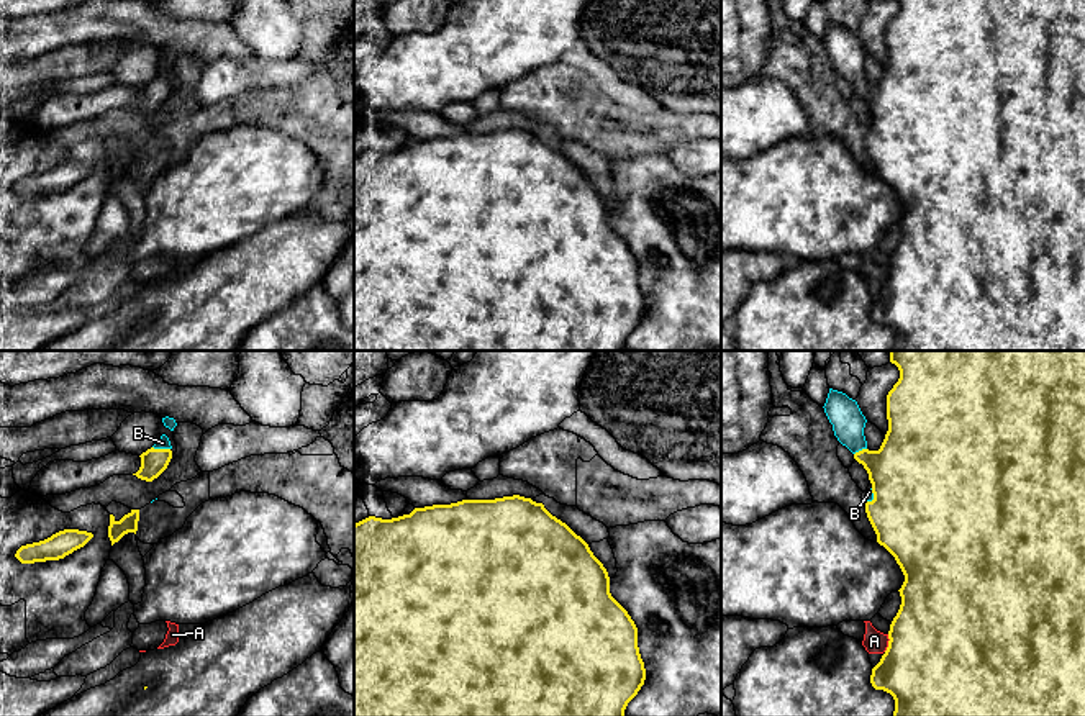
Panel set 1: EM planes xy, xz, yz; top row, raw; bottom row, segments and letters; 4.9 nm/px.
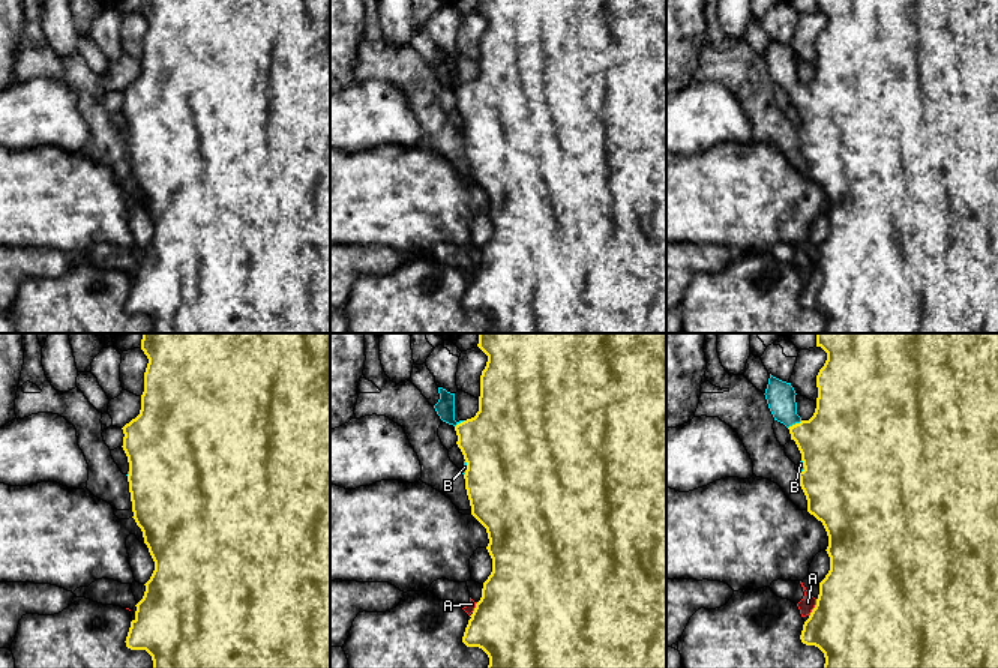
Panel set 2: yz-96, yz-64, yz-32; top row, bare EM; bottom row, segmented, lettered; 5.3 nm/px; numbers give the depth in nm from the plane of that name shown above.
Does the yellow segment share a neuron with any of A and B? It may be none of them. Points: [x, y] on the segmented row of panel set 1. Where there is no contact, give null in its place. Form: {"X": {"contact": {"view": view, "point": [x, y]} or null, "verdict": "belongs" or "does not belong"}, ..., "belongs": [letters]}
{"A": {"contact": {"view": "yz", "point": [889, 643]}, "verdict": "does not belong"}, "B": {"contact": {"view": "xy", "point": [161, 449]}, "verdict": "belongs"}, "belongs": ["B"]}

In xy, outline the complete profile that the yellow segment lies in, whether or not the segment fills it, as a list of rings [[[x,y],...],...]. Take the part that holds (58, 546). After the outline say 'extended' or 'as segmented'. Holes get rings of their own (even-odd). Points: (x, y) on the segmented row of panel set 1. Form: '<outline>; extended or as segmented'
[[[64,529],[44,541],[21,546],[15,557],[21,564],[59,560],[84,547],[92,537],[93,534],[87,531]]]; as segmented

